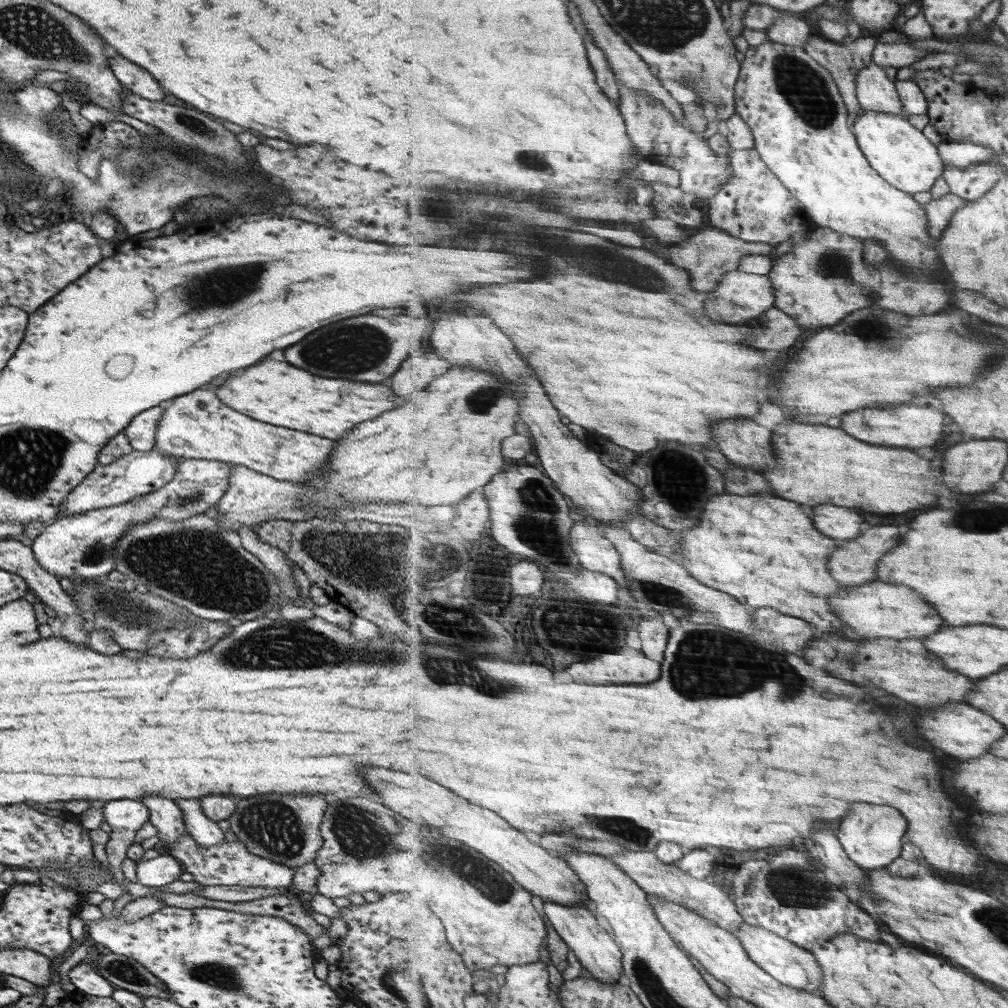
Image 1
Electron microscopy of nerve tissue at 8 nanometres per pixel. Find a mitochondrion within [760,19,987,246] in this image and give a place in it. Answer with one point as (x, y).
(807, 91)

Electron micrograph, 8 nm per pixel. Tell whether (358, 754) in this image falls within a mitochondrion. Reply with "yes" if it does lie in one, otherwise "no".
no

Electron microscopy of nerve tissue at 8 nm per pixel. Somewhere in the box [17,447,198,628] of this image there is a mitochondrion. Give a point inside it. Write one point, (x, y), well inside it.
(93, 554)

